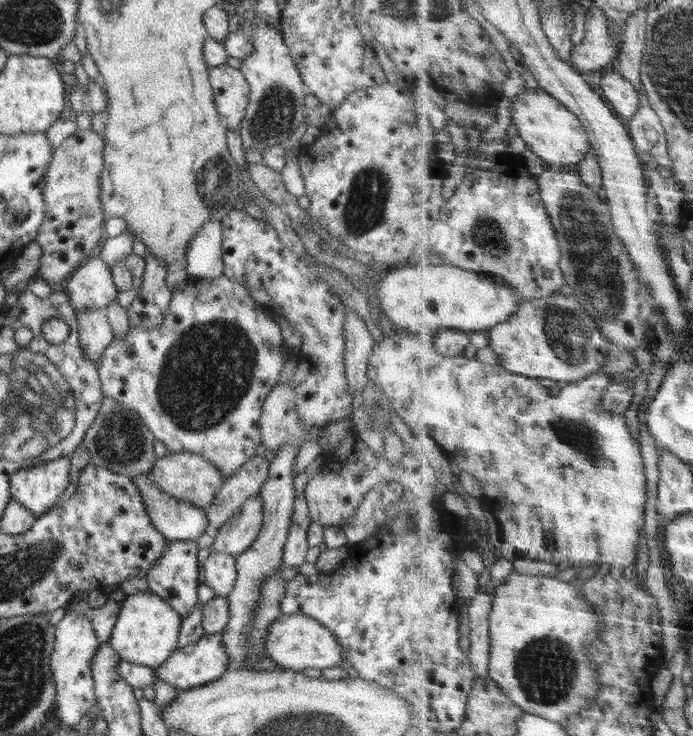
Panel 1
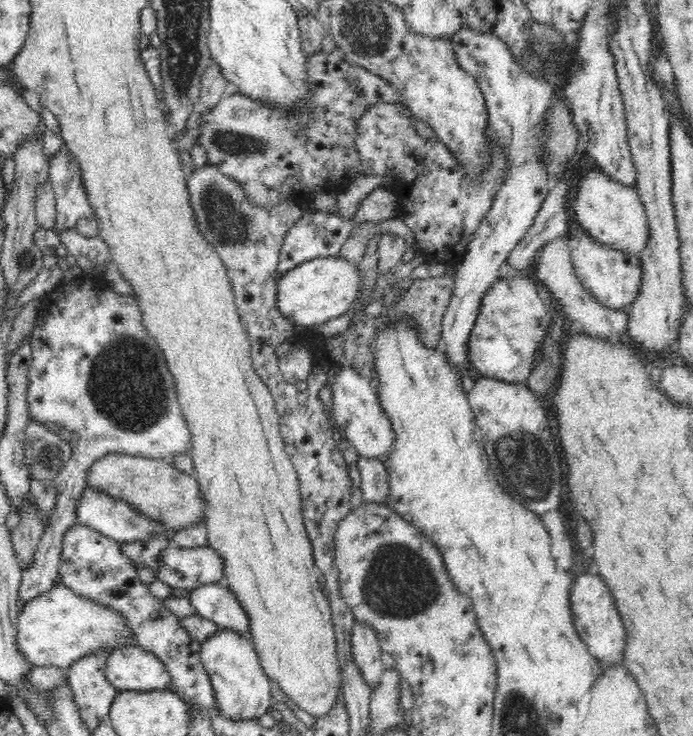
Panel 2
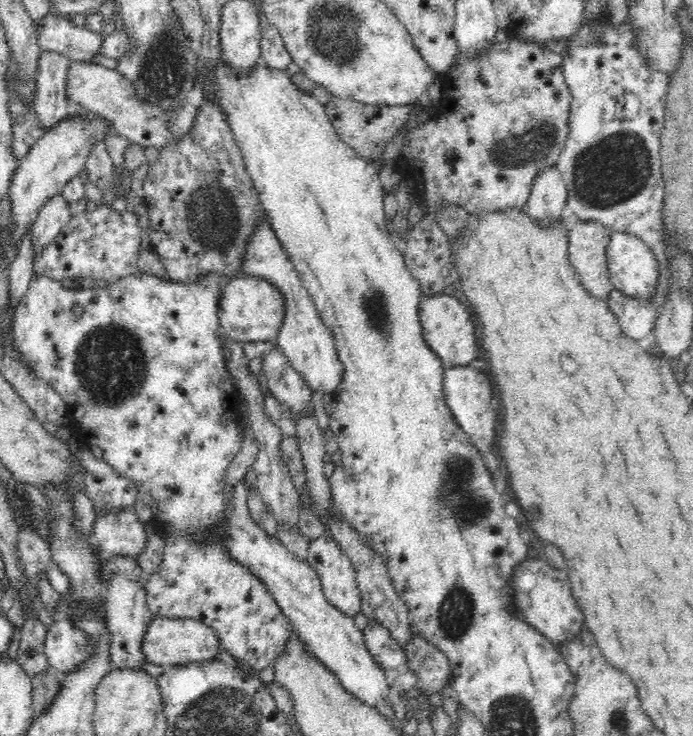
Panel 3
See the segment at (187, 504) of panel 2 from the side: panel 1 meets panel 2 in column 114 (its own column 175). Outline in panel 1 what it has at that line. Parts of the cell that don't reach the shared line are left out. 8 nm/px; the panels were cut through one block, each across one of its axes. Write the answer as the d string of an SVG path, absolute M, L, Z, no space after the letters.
M168 452L154 463L146 475L162 492L167 492L182 502L188 501L194 506L203 508L212 504L216 493L226 479L215 464L203 456L192 453Z

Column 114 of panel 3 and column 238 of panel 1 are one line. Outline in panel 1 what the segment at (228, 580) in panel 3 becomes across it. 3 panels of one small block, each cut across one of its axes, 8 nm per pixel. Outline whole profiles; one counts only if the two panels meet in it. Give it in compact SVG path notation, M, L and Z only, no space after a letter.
M226 275L219 276L212 280L202 280L189 278L184 289L172 292L168 314L164 320L154 328L138 328L132 326L126 336L115 336L112 344L102 355L101 365L98 368L99 380L106 397L113 398L124 408L132 408L137 412L140 420L150 429L168 452L172 453L192 453L207 458L215 464L222 476L225 478L232 476L245 462L256 456L256 447L261 444L261 430L259 418L264 399L267 394L279 383L280 371L284 368L284 363L294 356L294 352L284 342L280 333L280 326L272 319L263 305L257 303L250 293L249 287L244 283L233 281Z

